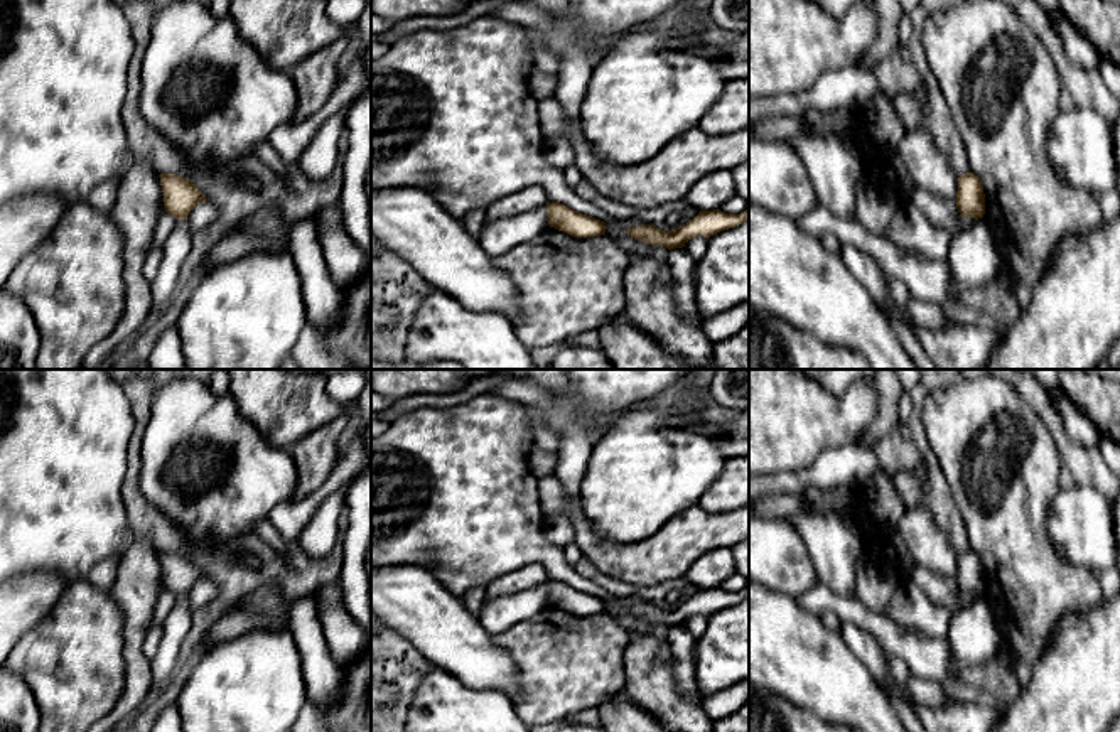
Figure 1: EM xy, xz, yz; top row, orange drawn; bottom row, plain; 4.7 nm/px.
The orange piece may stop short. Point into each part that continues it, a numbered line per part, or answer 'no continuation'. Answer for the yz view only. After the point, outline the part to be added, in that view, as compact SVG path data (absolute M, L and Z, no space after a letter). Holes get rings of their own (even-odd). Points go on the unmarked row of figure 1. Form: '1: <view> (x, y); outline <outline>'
no continuation

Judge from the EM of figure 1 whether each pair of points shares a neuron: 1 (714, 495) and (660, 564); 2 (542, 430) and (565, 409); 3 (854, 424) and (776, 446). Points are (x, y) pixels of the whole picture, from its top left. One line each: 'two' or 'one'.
1: two
2: two
3: one

